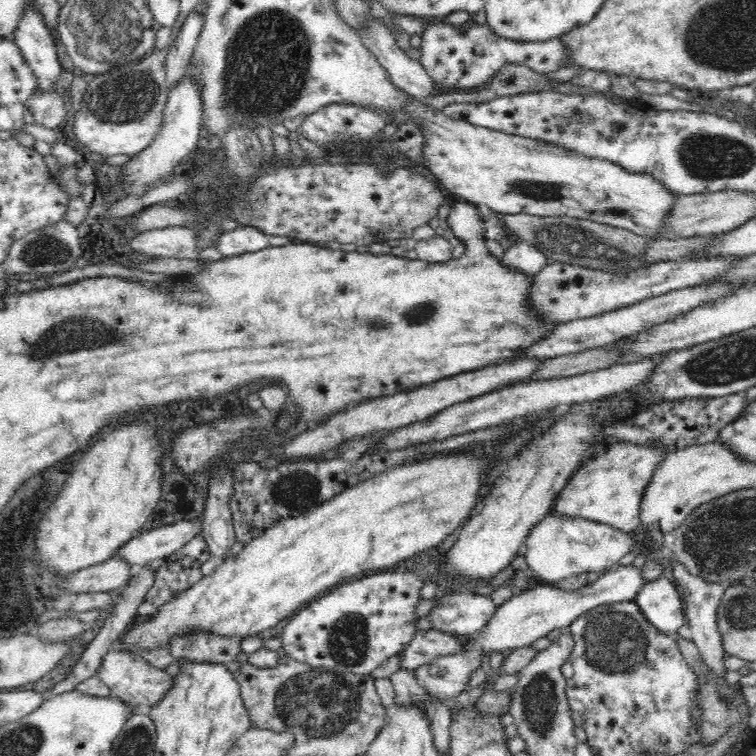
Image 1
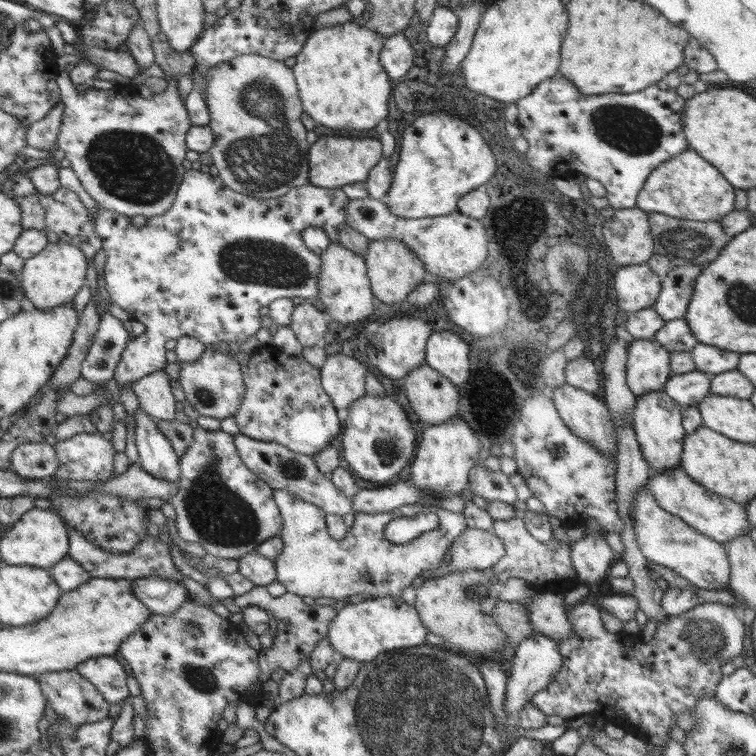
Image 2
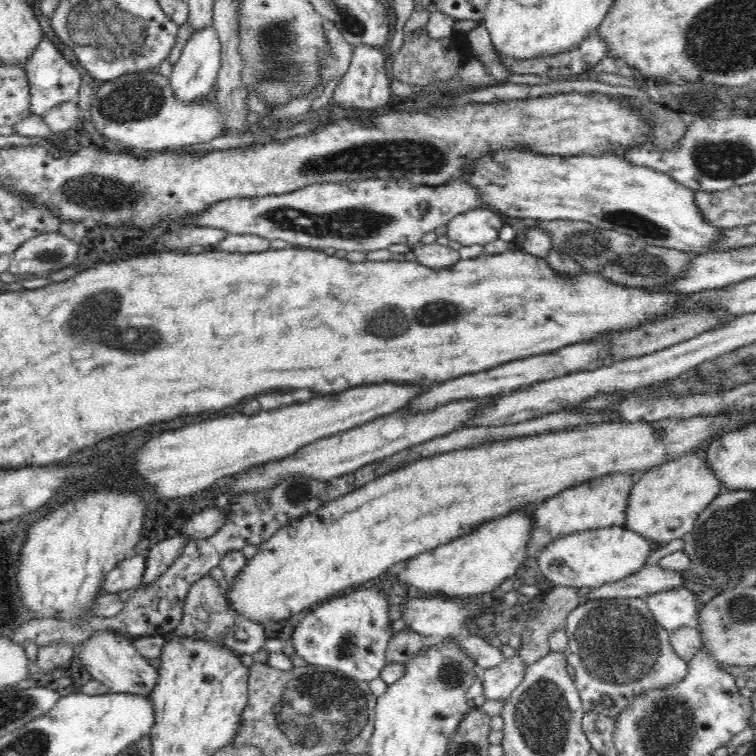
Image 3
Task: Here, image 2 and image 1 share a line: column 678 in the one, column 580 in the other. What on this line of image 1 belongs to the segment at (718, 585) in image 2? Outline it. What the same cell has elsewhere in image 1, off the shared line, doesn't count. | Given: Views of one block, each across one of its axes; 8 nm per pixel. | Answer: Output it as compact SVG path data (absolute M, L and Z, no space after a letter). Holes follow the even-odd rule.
M550 512L535 528L532 528L526 543L526 561L536 575L535 581L556 584L559 581L594 572L608 572L632 552L632 533L613 528L608 524L592 523L586 519L558 517Z

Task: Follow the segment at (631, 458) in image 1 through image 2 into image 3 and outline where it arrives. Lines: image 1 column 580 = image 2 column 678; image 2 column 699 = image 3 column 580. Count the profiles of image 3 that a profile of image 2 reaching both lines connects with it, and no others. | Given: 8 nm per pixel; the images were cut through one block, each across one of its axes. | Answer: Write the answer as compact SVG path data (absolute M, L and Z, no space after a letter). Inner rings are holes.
M616 473L602 475L601 477L574 485L539 503L533 509L533 526L530 544L542 552L548 544L556 538L584 532L584 530L597 530L600 528L622 527L627 520L628 496L632 485L636 484L640 474Z

